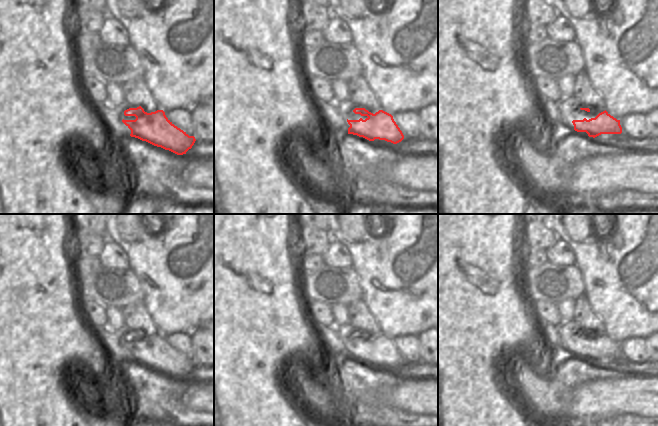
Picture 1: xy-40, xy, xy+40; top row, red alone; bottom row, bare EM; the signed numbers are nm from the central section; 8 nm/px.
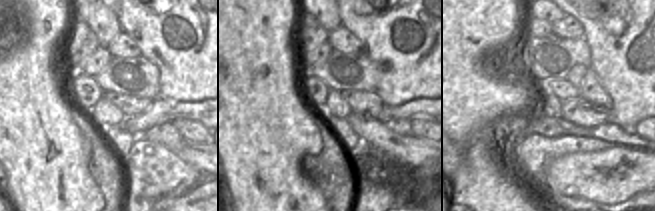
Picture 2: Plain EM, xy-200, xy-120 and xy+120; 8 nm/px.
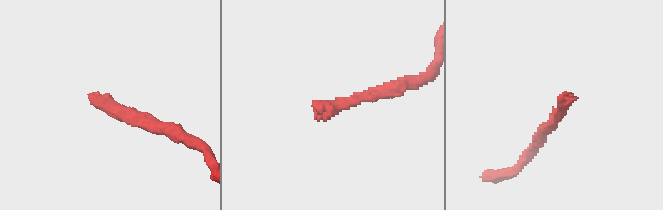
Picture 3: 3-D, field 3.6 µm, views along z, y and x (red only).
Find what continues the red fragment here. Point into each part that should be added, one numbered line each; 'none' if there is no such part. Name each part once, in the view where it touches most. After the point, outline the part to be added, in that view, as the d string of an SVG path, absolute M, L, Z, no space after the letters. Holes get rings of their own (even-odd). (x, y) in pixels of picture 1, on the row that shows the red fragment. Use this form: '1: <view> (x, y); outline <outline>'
1: xy (345, 108); outline M345 100L343 102L338 102L337 103L338 111L346 125L347 128L350 127L348 124L348 120L359 120L362 118L365 120L368 118L367 116L361 116L360 114L355 114L353 110L356 108L350 100Z

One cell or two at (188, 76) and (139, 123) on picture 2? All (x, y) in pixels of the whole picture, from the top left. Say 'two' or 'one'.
two

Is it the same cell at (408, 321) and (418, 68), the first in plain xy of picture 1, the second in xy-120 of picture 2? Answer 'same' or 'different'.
same

